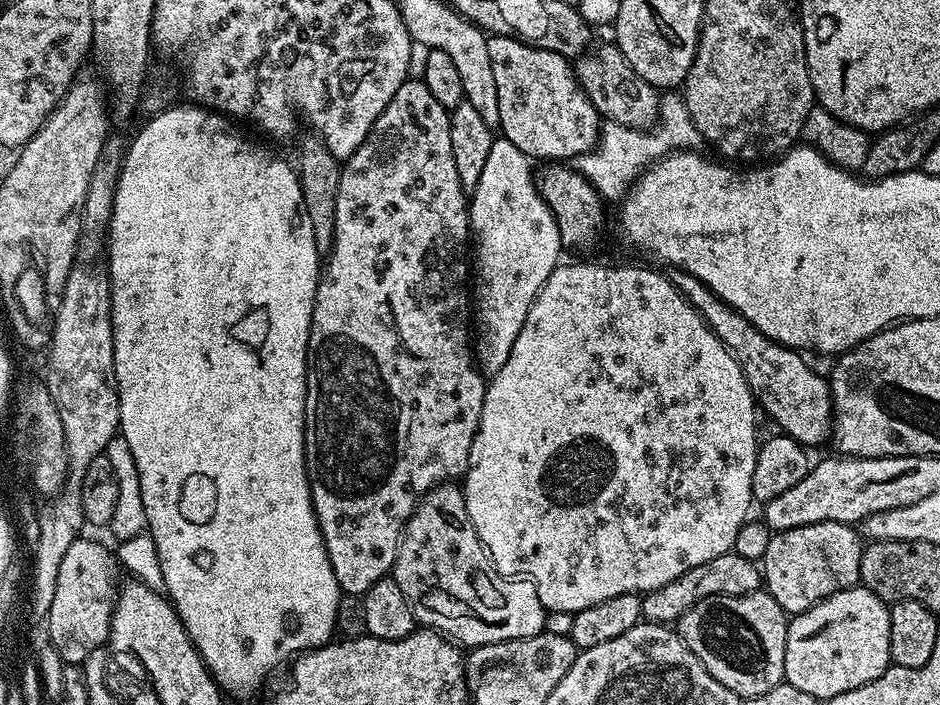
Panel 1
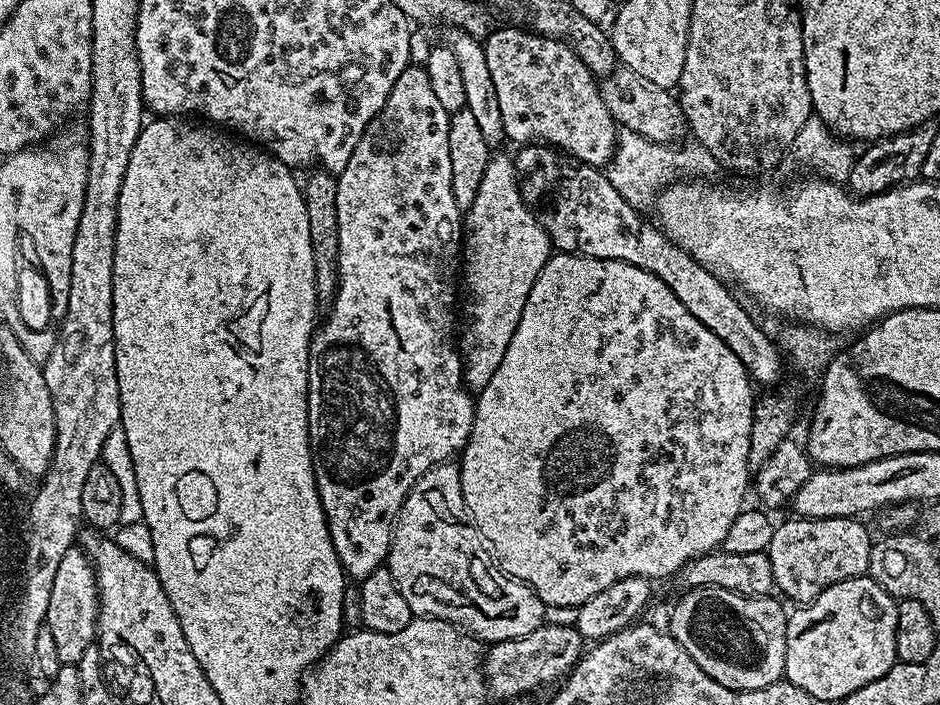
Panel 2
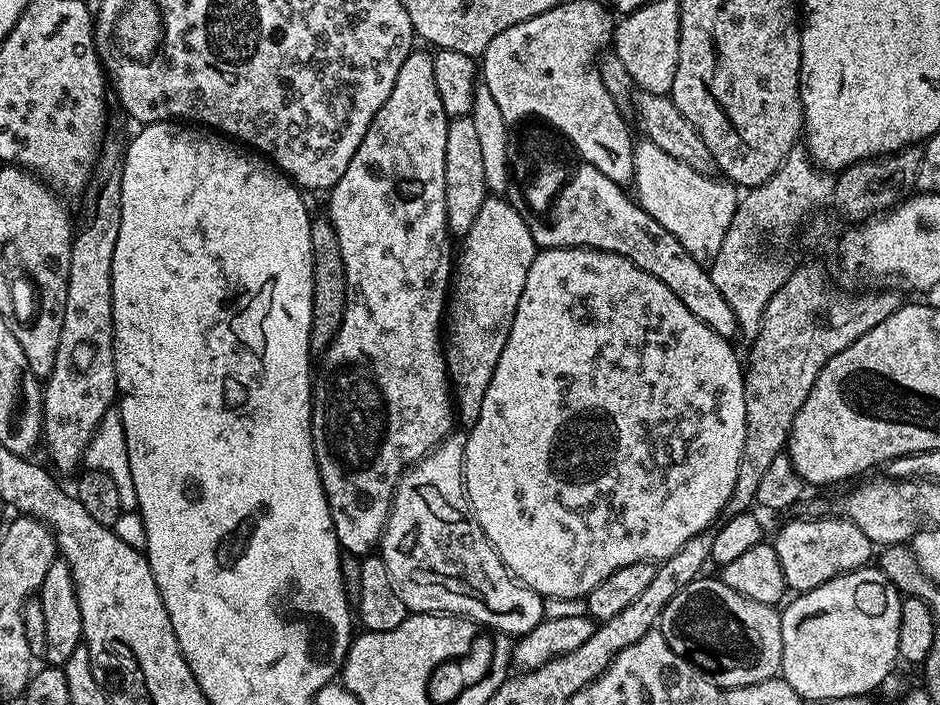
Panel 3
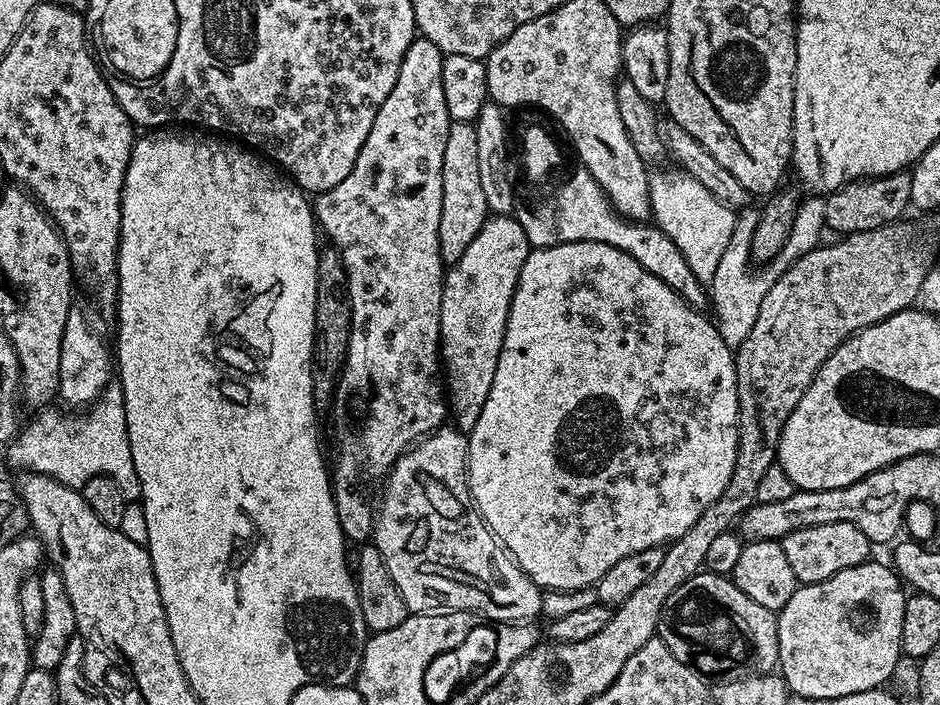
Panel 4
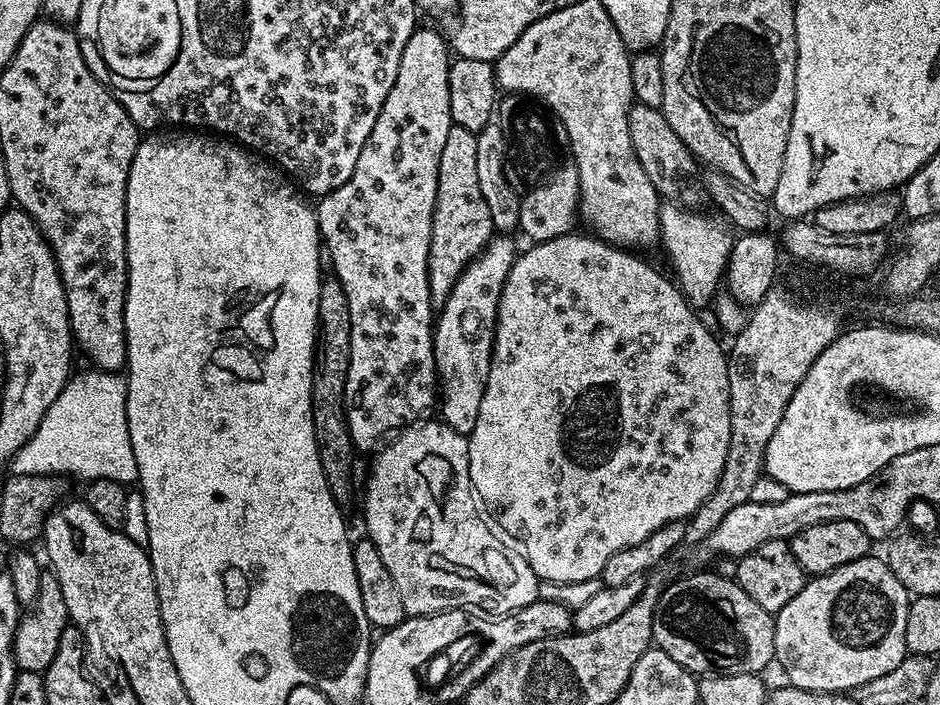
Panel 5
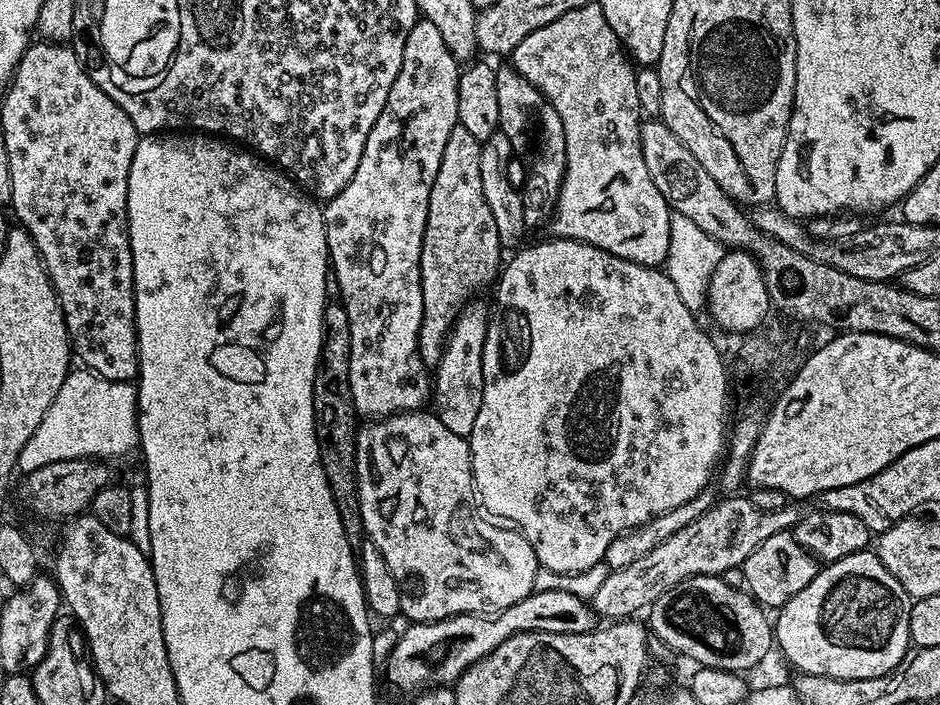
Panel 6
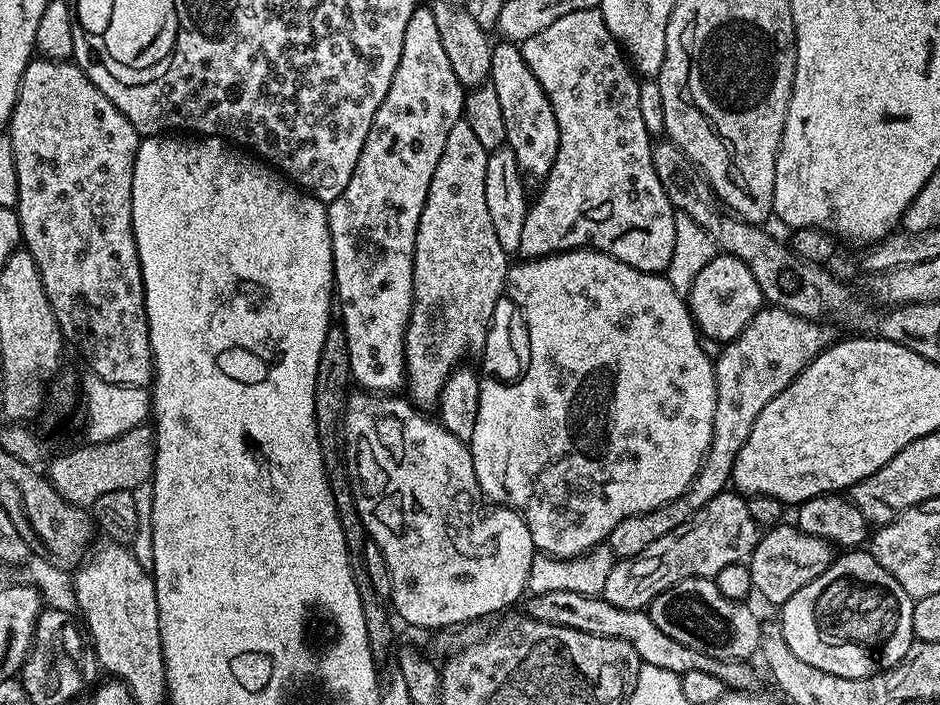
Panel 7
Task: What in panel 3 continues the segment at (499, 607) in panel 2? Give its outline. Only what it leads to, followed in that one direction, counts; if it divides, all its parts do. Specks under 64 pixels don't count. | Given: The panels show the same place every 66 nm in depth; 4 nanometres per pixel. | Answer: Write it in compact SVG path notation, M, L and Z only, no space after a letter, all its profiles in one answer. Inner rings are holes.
M449 434L437 448L433 448L423 460L413 464L401 476L400 485L392 496L392 509L384 524L384 534L380 537L378 555L386 562L386 570L390 570L390 578L396 583L396 589L402 602L406 602L409 613L440 612L436 614L469 616L488 628L497 628L500 631L497 633L519 638L534 630L534 626L544 619L545 597L510 575L500 556L492 549L492 543L486 538L482 526L478 526L473 518L468 497L464 495L465 437L456 435Z

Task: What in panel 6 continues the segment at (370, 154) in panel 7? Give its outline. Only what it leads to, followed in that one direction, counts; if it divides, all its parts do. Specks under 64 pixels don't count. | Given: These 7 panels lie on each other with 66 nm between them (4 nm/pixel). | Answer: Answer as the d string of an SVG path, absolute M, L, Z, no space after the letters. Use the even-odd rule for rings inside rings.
M420 18L410 30L406 38L406 50L402 54L402 66L398 70L398 78L394 78L394 86L390 86L390 98L386 98L386 106L382 106L382 114L378 114L378 122L370 130L366 138L366 146L362 150L362 158L358 158L358 170L354 170L354 178L338 193L323 205L324 229L328 243L328 259L334 284L340 287L339 303L343 304L346 314L350 314L350 394L357 413L364 418L383 418L395 416L397 412L410 412L421 407L424 399L430 396L430 368L420 356L418 334L422 326L422 282L420 281L420 259L422 258L422 238L426 230L426 214L430 206L430 190L434 186L434 178L438 178L438 166L442 162L440 152L440 120L436 120L436 32L438 28L430 21Z

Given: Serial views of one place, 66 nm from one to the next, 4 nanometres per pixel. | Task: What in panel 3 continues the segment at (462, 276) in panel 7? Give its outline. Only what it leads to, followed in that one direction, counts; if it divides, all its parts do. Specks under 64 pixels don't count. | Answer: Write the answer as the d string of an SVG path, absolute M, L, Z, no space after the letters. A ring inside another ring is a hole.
M471 115L454 116L446 130L446 222L453 237L462 238L474 226L478 210L490 193L486 186L486 170L482 163L482 146Z

